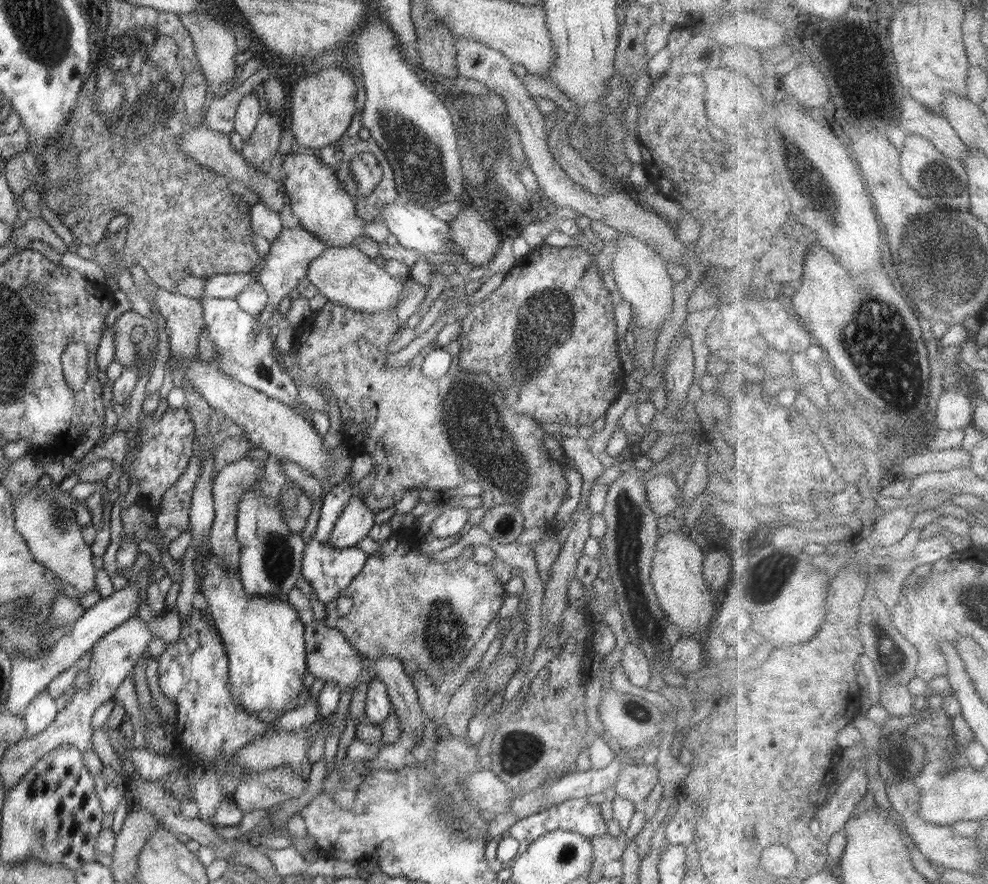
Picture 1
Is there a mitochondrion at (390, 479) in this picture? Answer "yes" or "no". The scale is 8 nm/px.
no

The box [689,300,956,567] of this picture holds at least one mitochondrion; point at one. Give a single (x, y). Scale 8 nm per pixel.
(871, 338)

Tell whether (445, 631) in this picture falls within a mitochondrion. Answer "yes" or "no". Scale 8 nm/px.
yes

